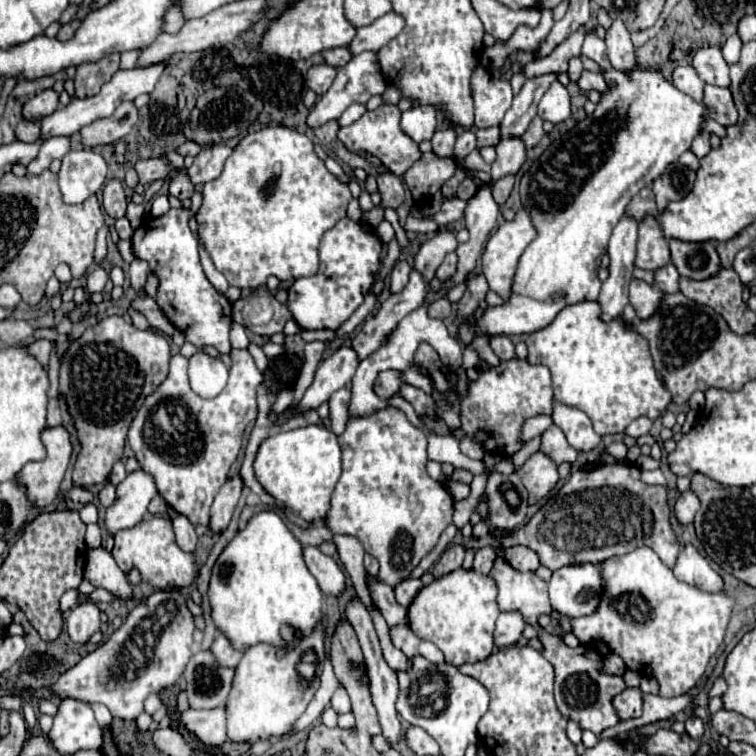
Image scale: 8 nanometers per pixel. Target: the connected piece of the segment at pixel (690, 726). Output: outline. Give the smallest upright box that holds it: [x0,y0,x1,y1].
[685,717,705,739]

